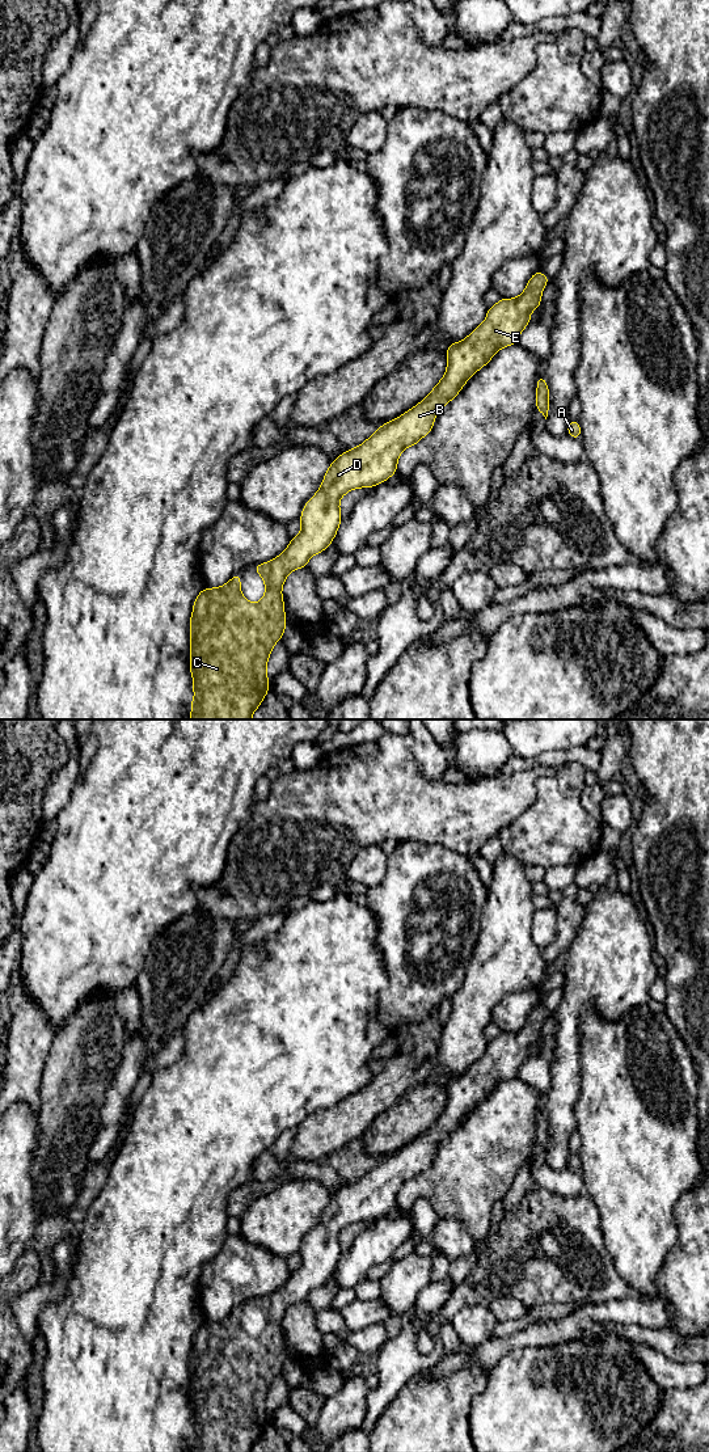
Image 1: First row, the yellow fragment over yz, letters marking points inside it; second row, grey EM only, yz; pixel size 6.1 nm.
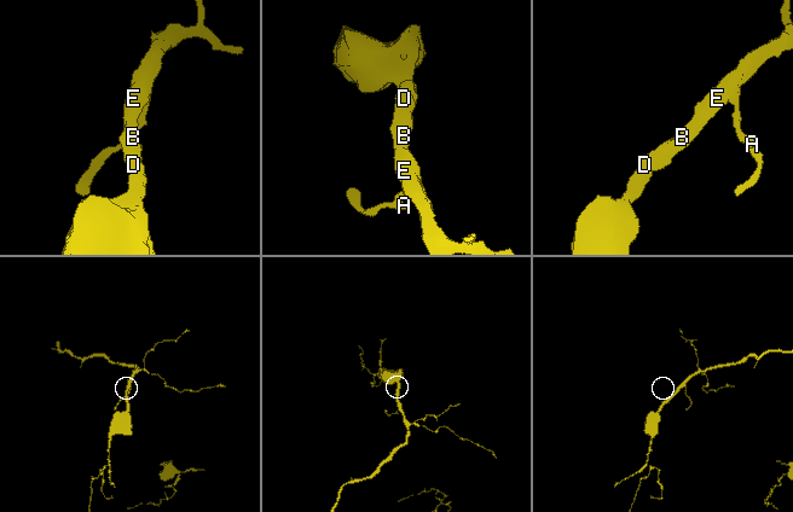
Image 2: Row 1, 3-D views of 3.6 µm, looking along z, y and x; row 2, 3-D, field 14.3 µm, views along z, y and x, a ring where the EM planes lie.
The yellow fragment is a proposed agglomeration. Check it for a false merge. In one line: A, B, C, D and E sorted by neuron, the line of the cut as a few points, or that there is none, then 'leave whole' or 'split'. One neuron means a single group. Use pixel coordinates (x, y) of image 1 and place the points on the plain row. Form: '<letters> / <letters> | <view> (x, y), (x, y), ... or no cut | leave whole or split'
A B C D E | no cut | leave whole

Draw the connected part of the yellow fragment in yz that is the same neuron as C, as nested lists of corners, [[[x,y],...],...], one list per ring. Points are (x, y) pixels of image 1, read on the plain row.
[[[539,1004],[531,1010],[523,1027],[515,1033],[502,1031],[490,1041],[477,1063],[465,1073],[447,1081],[447,1105],[425,1134],[398,1152],[381,1158],[364,1177],[332,1195],[318,1225],[304,1238],[300,1267],[291,1272],[280,1290],[253,1301],[263,1312],[266,1321],[261,1335],[252,1337],[242,1330],[241,1308],[233,1309],[223,1321],[203,1322],[199,1326],[190,1351],[190,1406],[194,1414],[190,1452],[252,1452],[270,1423],[266,1398],[273,1380],[282,1373],[287,1360],[282,1331],[286,1310],[305,1301],[313,1288],[332,1278],[342,1254],[339,1233],[353,1223],[374,1221],[394,1208],[401,1186],[431,1165],[438,1144],[455,1132],[469,1111],[488,1098],[498,1084],[518,1077],[522,1064],[531,1056],[531,1046],[541,1038],[541,1026],[548,1014]]]

